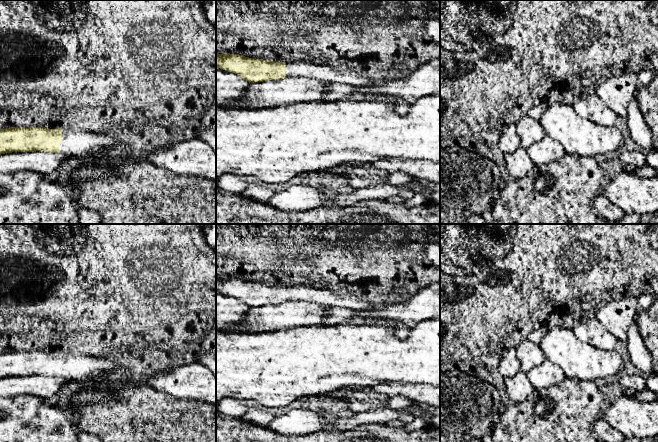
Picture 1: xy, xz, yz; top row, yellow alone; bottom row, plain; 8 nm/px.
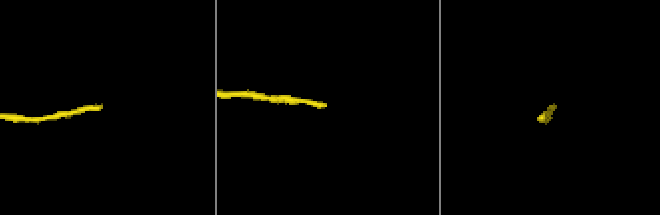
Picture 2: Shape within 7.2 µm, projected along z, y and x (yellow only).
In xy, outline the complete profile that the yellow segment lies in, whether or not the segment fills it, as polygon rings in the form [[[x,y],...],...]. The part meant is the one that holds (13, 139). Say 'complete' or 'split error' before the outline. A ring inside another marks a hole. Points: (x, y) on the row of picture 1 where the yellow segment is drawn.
split error; [[[10,127],[0,130],[0,155],[12,152],[44,151],[61,153],[68,157],[81,157],[87,154],[106,156],[109,151],[122,149],[124,141],[101,132],[76,129],[46,129],[41,127]]]

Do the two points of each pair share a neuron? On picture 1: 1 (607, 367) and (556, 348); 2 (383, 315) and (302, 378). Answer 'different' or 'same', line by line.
1: same
2: different

